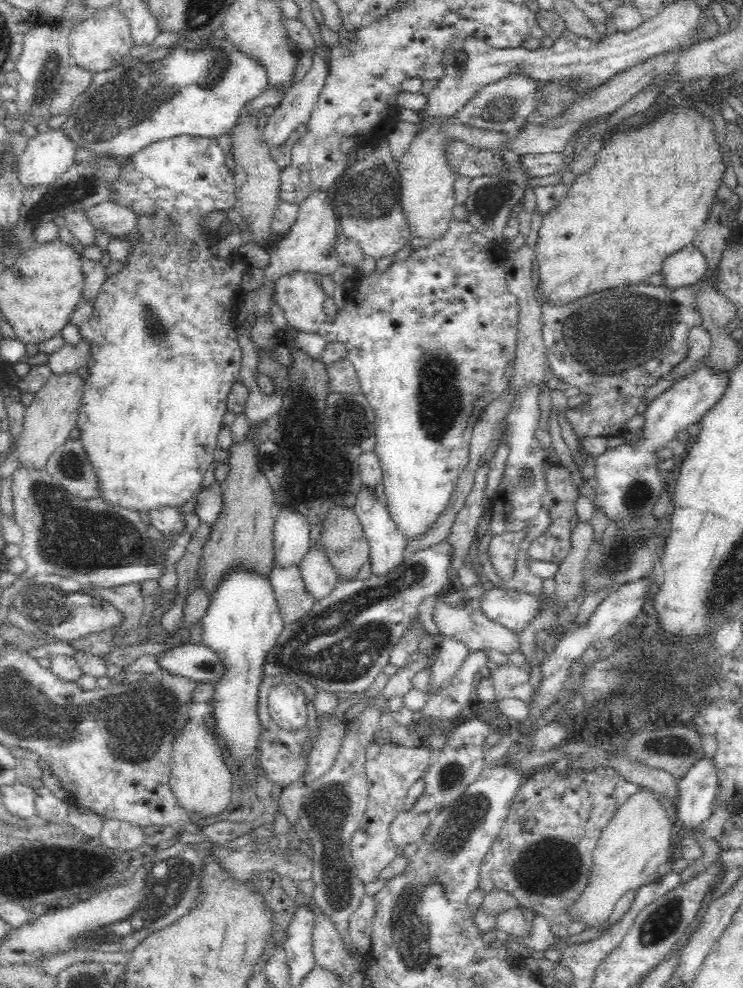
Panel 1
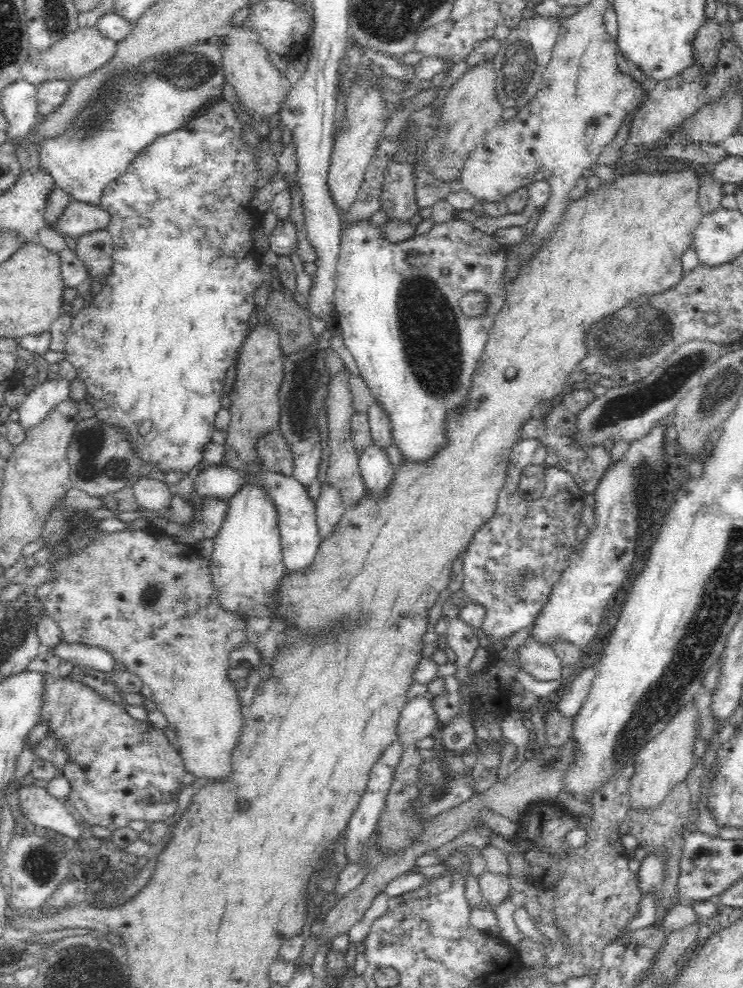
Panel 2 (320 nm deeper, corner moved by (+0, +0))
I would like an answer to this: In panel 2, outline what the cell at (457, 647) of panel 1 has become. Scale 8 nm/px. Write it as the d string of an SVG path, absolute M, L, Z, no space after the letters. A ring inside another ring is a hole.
M430 696L412 698L401 710L396 724L396 739L402 743L402 747L414 745L426 736L437 736L438 721L430 701Z

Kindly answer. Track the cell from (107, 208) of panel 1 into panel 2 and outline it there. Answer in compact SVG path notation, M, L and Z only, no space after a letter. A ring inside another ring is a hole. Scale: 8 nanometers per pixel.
M71 200L66 210L54 222L47 226L60 233L62 236L70 236L73 239L93 230L107 228L110 216L98 205L91 206L86 202Z

